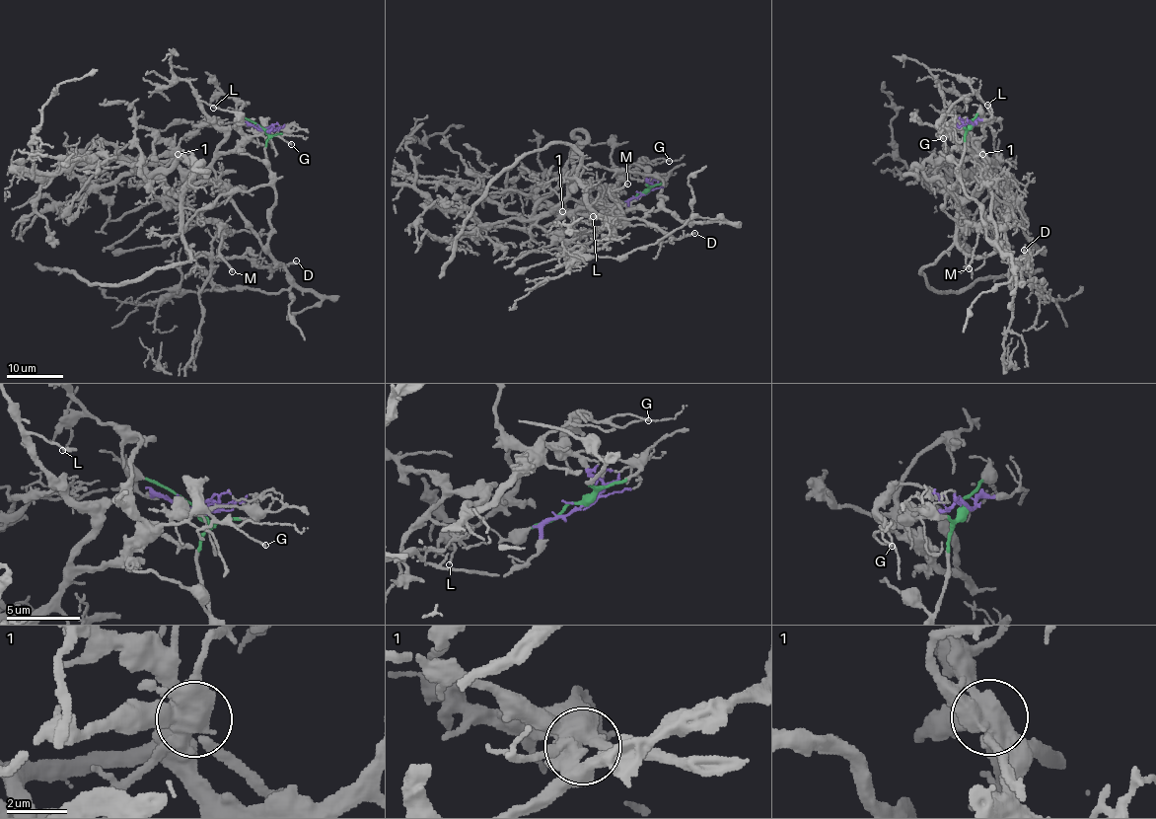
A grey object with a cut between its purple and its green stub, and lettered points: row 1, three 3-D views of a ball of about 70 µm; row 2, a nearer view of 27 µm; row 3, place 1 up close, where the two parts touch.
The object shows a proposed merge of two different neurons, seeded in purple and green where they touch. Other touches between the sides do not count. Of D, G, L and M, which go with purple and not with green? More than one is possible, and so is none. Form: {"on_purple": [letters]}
{"on_purple": ["D", "G", "L", "M"]}

